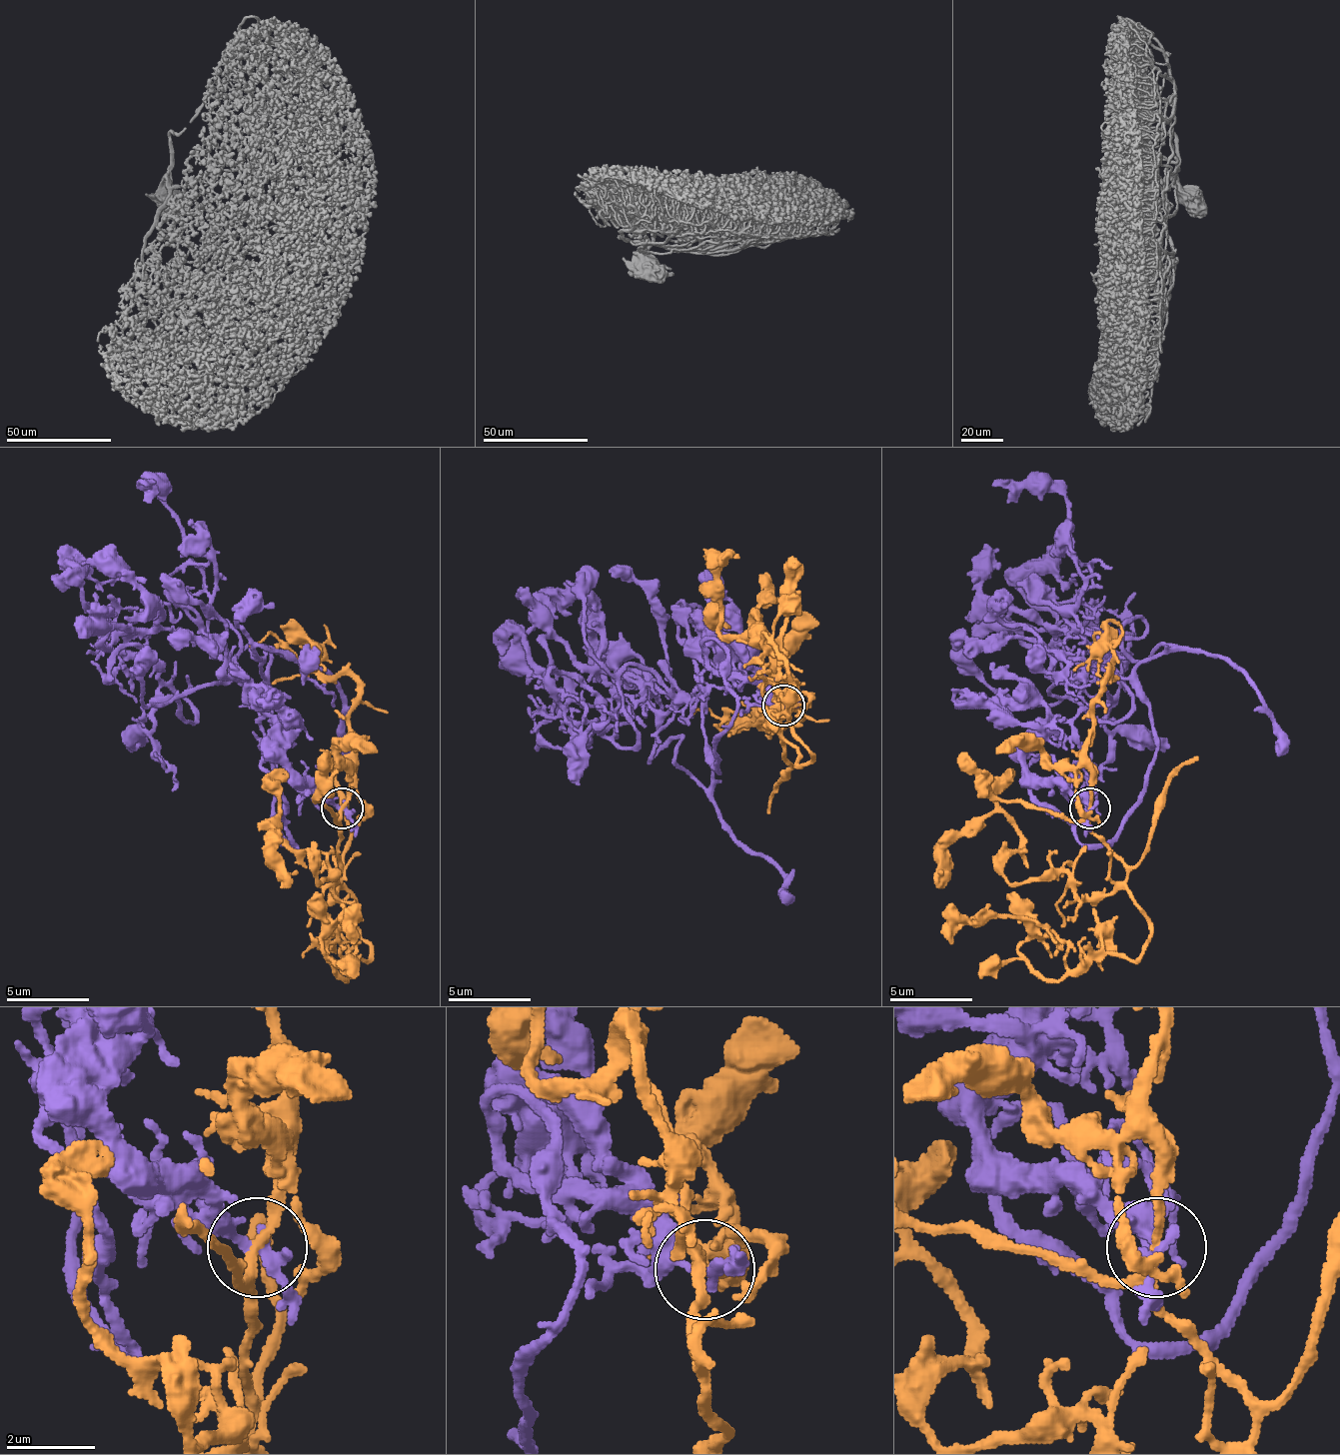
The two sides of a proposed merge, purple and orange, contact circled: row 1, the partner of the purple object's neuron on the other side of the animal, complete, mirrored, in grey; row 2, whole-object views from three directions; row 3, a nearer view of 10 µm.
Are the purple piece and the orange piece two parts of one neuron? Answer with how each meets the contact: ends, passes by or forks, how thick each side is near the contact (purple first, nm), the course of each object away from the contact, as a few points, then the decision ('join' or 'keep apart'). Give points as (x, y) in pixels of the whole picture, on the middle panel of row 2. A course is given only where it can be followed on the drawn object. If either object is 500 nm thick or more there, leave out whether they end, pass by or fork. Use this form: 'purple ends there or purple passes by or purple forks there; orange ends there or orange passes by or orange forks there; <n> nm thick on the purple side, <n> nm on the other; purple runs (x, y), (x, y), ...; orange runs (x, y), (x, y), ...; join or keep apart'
purple passes by; orange forks there; 280 nm thick on the purple side, 170 nm on the other; purple runs (784, 707), (726, 640), (705, 785), (581, 678), (602, 731), (615, 694); orange runs (784, 707), (780, 739), (780, 698), (759, 623), (755, 619), (739, 636), (722, 636), (718, 561), (730, 553); join

